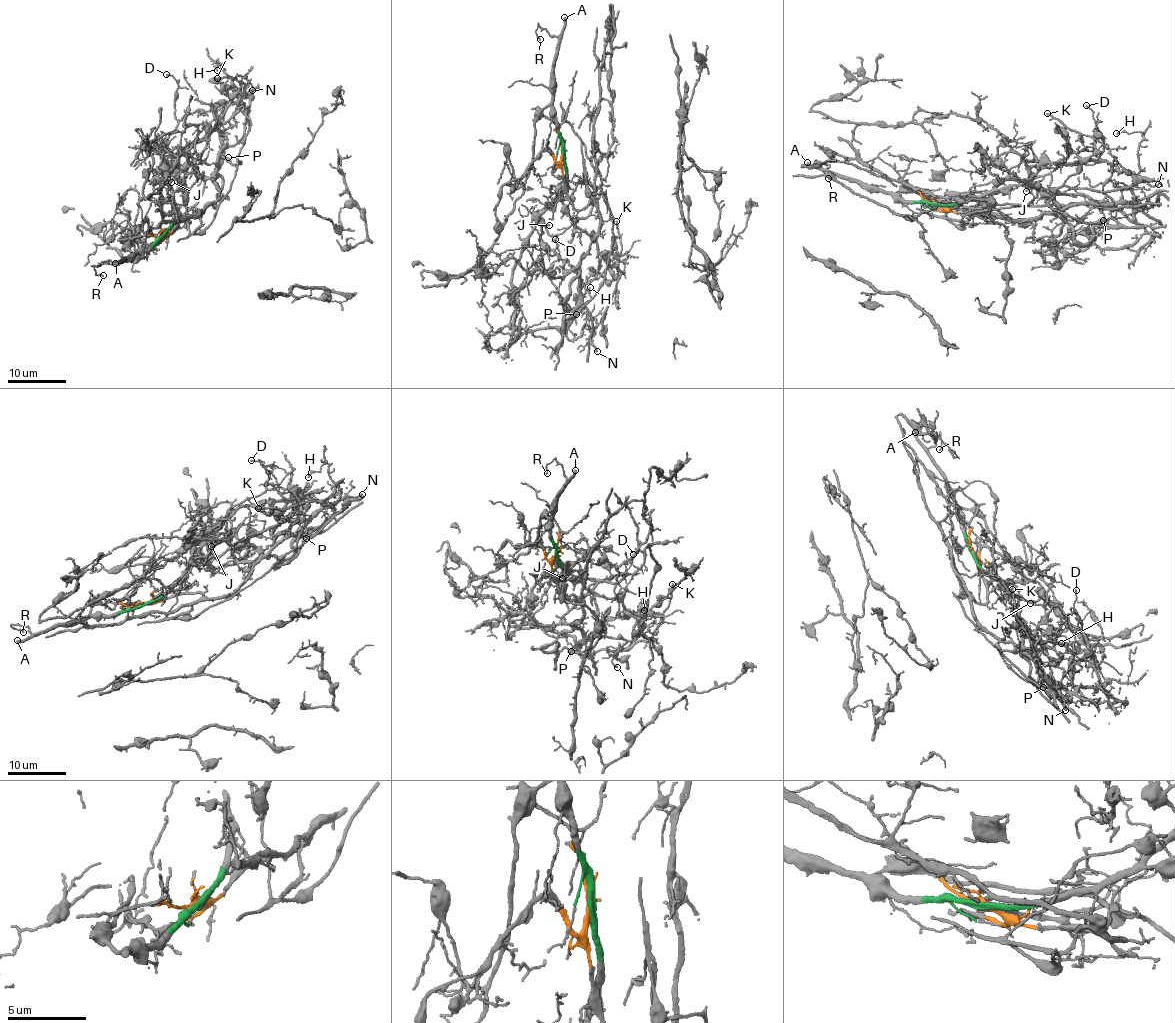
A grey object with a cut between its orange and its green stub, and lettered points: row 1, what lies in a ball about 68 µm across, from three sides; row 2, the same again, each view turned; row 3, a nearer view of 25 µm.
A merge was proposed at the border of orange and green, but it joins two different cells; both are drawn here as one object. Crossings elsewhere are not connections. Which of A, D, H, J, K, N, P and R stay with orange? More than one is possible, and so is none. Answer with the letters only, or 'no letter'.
H, K, N, P

